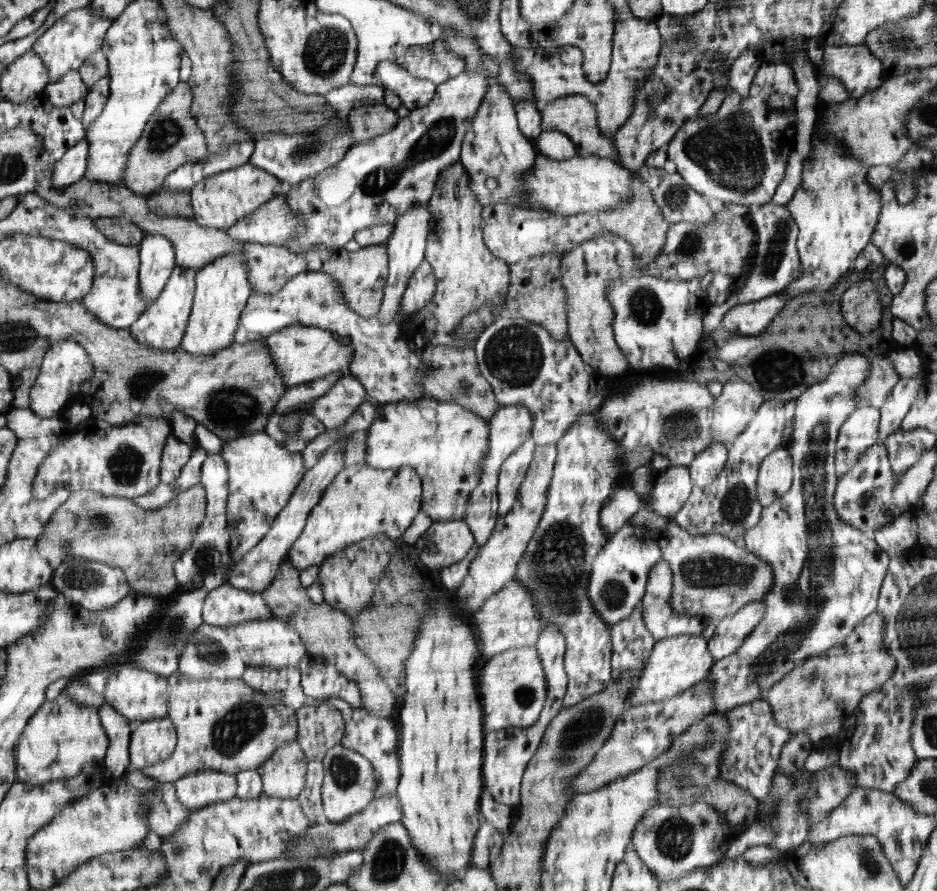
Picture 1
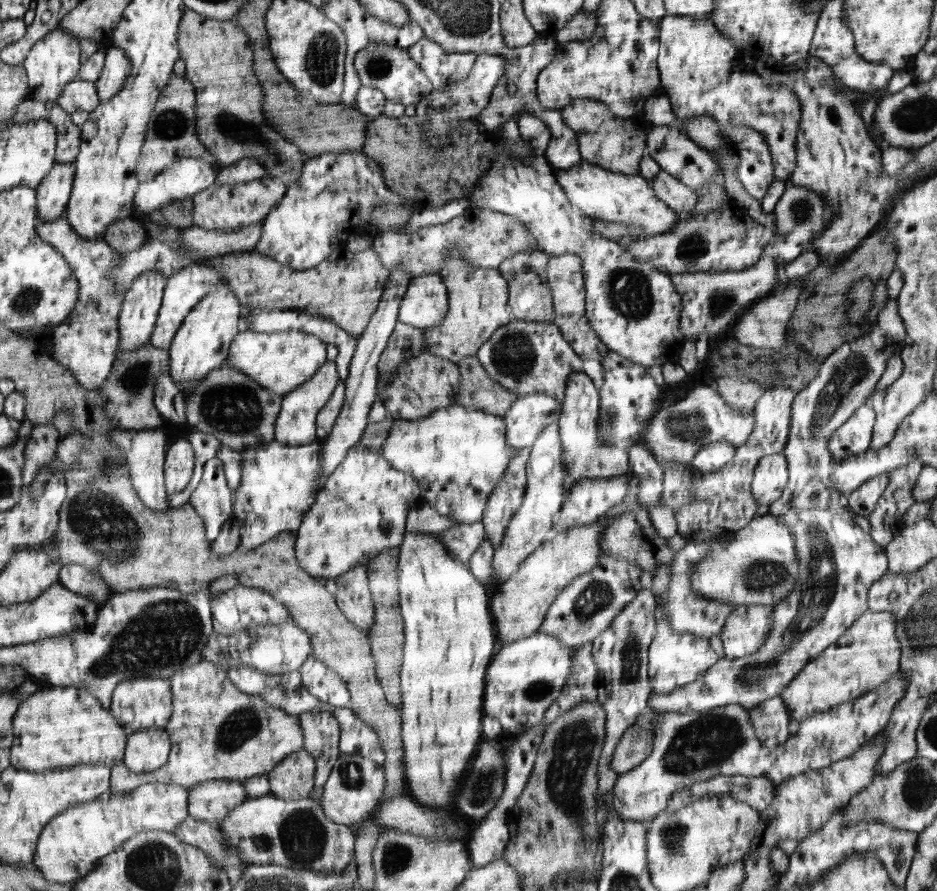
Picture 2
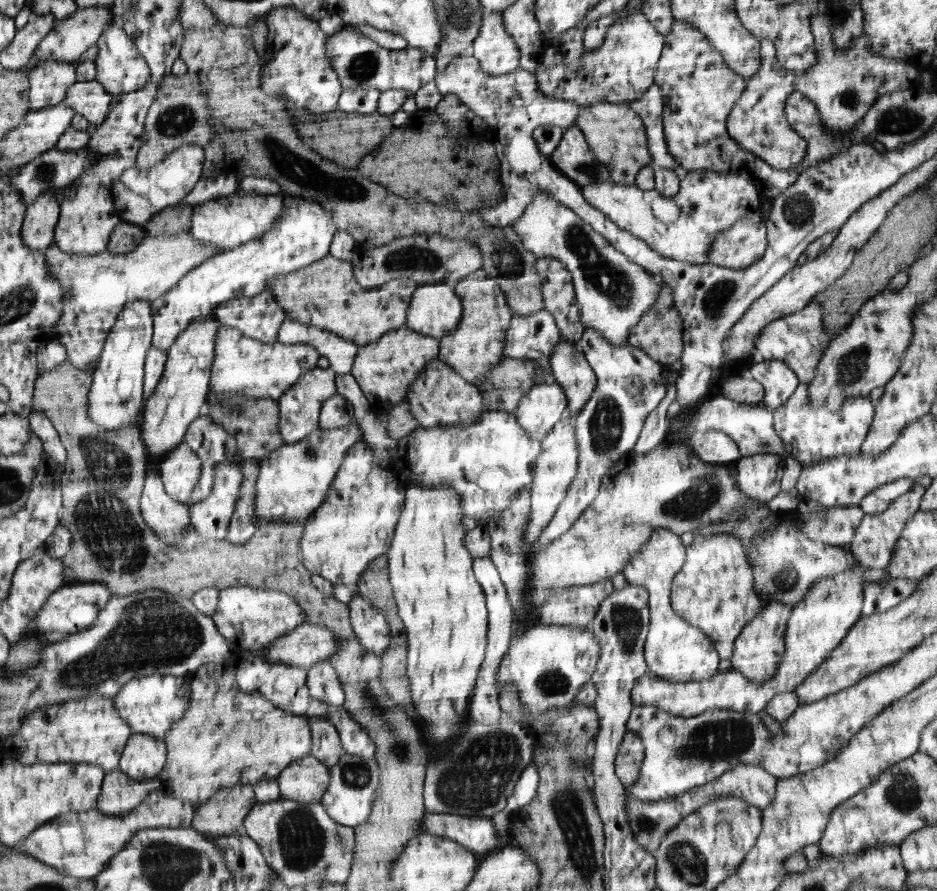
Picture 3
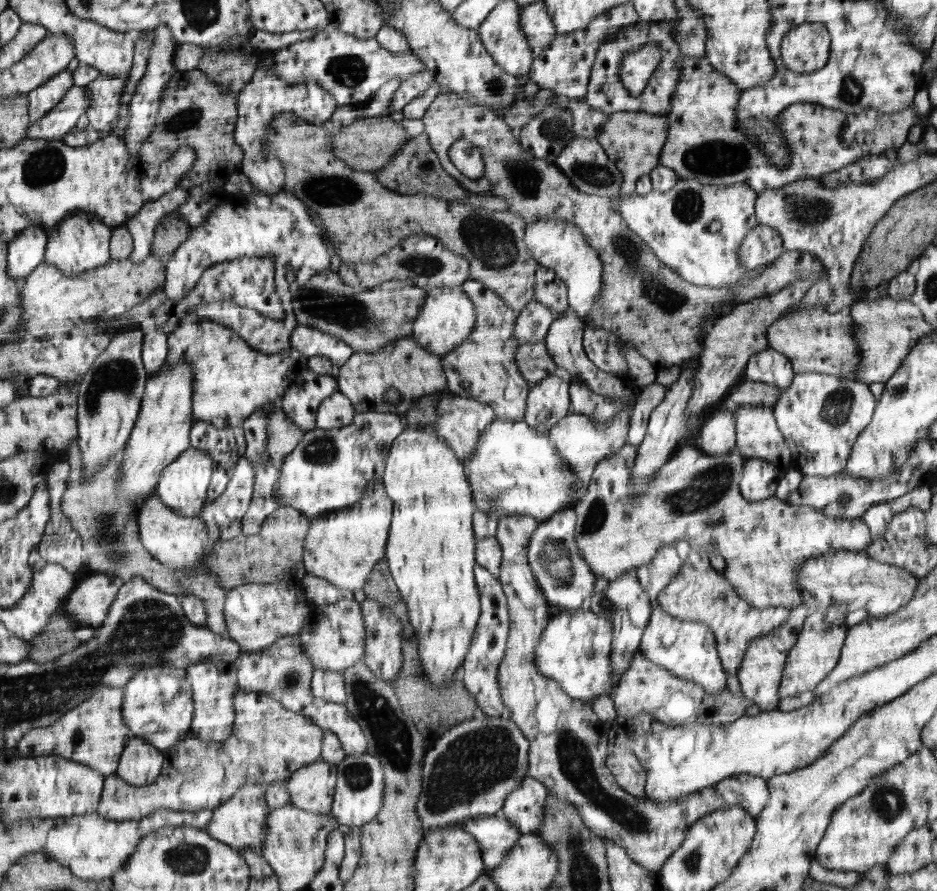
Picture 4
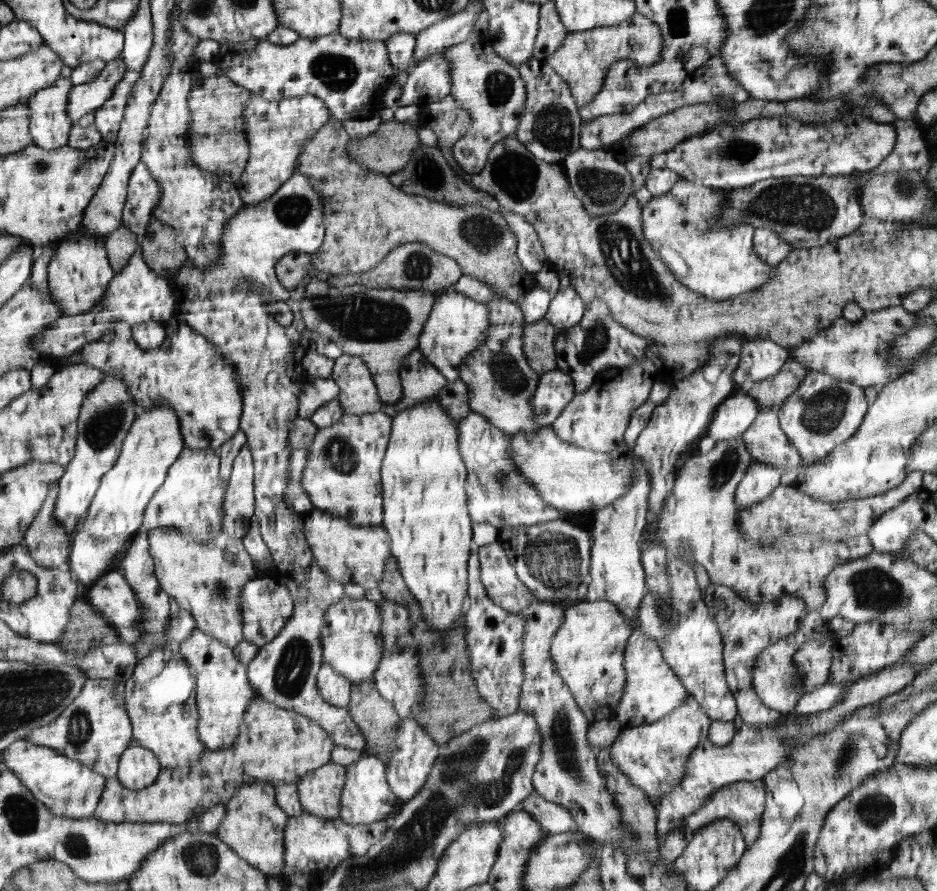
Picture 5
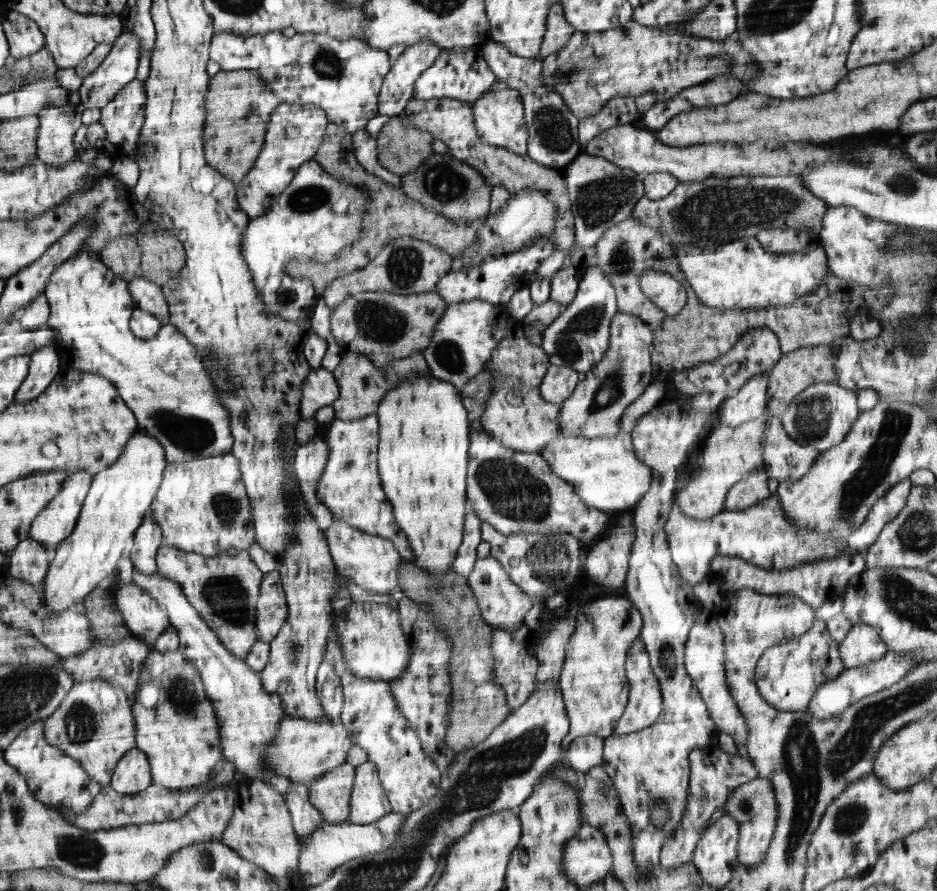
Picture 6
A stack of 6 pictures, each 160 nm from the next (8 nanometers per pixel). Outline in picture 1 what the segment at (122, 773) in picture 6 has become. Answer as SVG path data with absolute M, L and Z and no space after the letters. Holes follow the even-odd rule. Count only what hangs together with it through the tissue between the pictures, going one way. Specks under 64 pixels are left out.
M149 720L131 728L128 742L129 769L140 770L160 763L175 750L176 729L171 720Z

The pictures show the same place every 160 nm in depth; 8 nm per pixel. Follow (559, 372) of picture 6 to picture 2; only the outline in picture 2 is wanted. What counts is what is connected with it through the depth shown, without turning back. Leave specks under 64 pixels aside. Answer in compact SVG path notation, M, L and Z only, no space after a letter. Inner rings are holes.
M547 394L521 395L504 415L505 442L514 449L528 449L548 424L560 419L561 405Z

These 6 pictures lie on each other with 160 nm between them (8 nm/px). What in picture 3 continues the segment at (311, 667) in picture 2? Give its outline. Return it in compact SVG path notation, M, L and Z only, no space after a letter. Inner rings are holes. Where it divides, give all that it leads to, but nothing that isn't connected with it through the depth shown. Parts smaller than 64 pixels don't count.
M321 661L307 669L308 692L317 700L337 706L344 703L344 692L334 668Z

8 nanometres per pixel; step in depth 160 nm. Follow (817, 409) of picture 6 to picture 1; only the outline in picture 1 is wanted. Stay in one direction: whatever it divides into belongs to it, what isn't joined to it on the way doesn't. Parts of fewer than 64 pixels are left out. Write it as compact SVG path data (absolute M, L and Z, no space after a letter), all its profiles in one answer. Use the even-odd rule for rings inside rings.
M857 407L841 424L834 444L836 477L853 467L859 455L877 442L879 412L877 408Z

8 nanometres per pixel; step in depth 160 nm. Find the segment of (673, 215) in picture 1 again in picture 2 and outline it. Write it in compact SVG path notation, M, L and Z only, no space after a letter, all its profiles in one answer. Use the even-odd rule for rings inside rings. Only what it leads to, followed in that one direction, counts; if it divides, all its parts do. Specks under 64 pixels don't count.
M659 169L653 180L650 180L649 186L654 195L676 213L686 213L696 203L694 190L664 170Z

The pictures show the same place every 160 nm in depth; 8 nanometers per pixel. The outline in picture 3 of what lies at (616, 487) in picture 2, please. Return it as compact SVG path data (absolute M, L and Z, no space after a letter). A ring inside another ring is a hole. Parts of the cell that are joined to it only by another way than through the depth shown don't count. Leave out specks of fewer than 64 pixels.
M584 328L578 347L596 378L588 402L579 410L579 416L573 419L576 444L579 446L579 467L576 479L569 485L563 502L541 532L532 551L537 551L539 546L547 546L576 521L597 494L603 474L623 453L631 451L643 421L665 395L660 365L637 348L628 344L611 346L594 328Z

